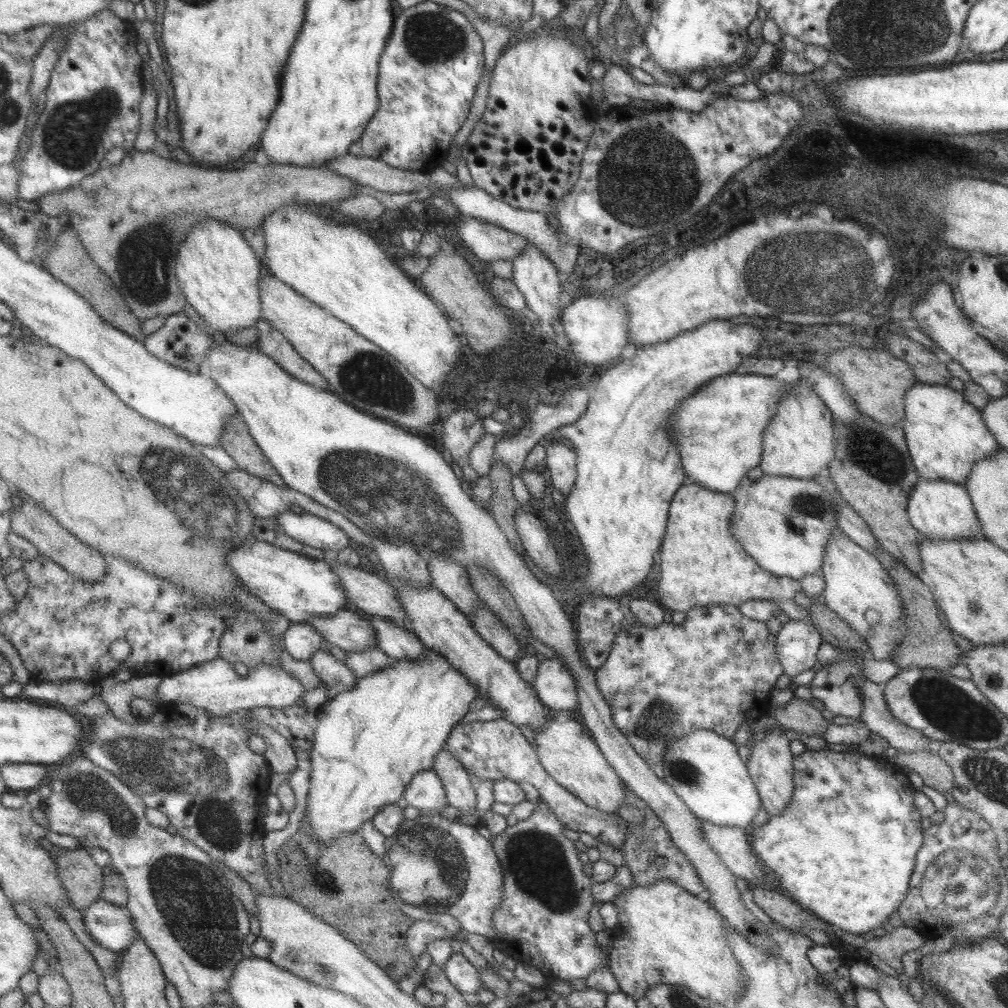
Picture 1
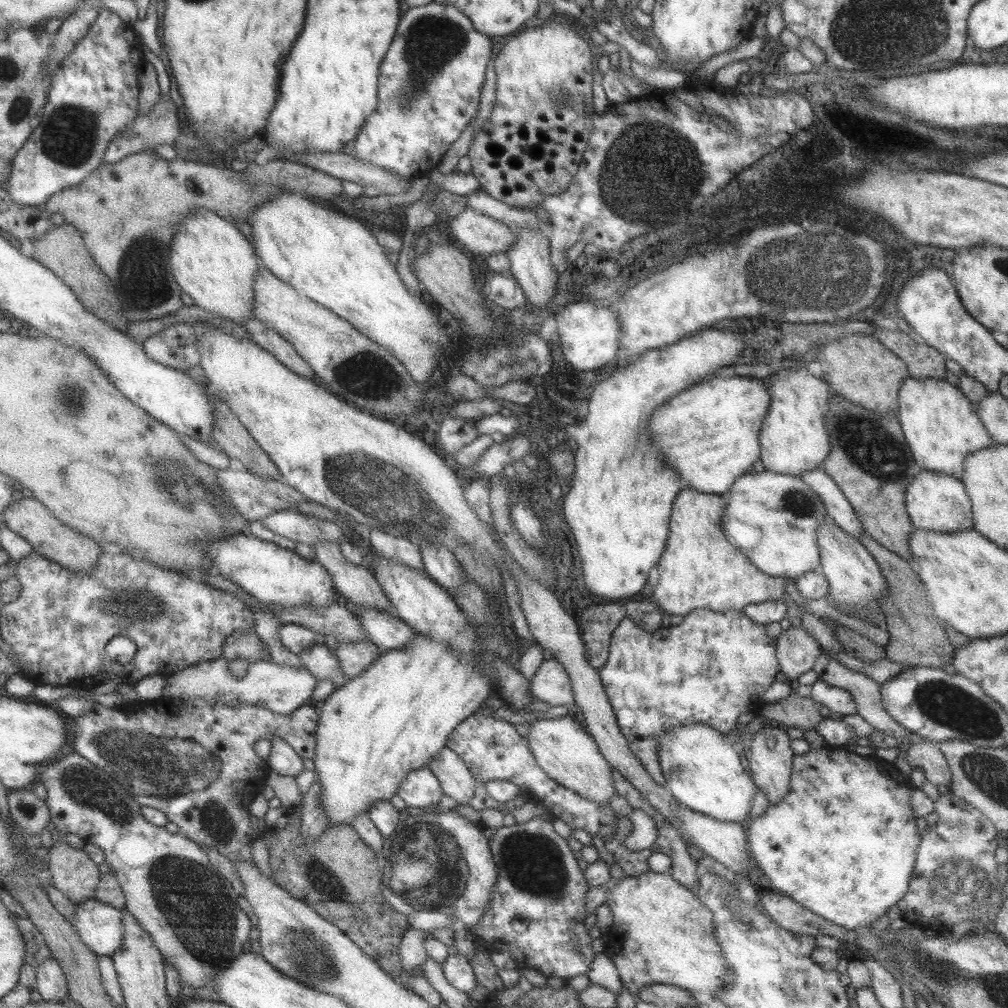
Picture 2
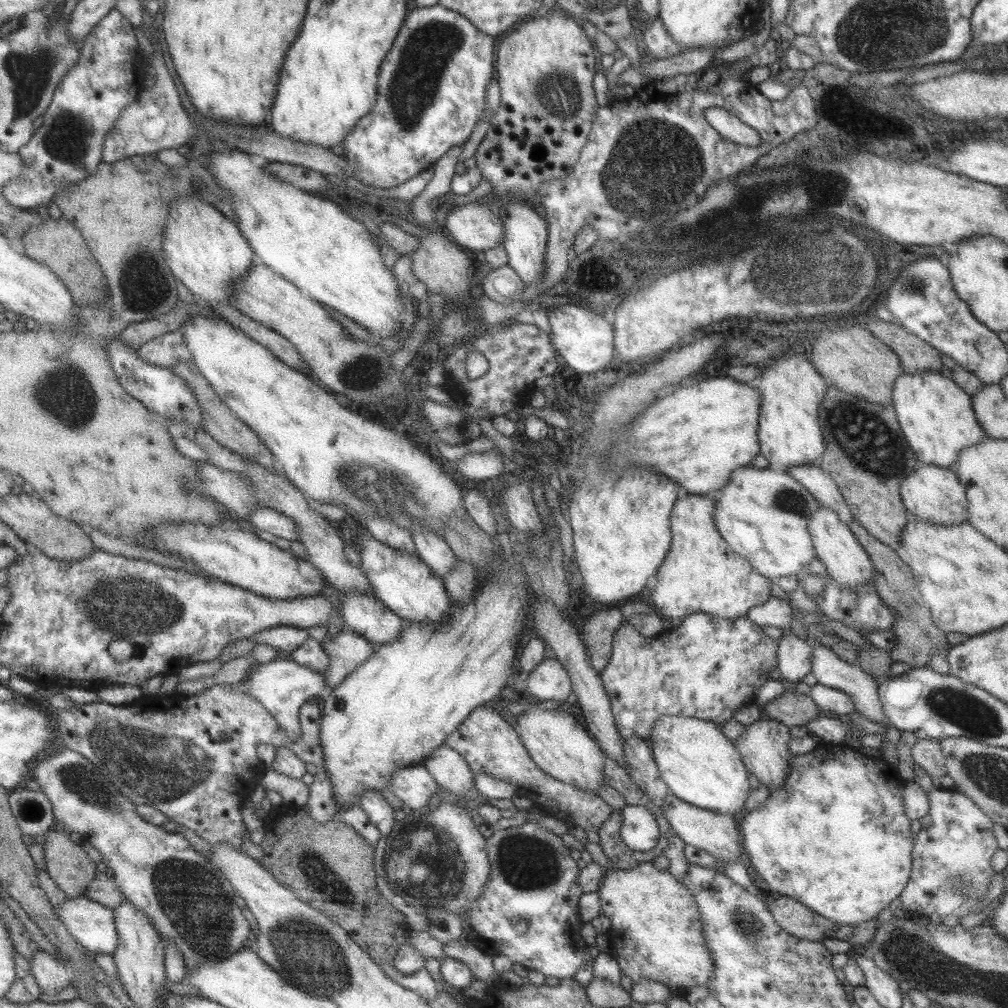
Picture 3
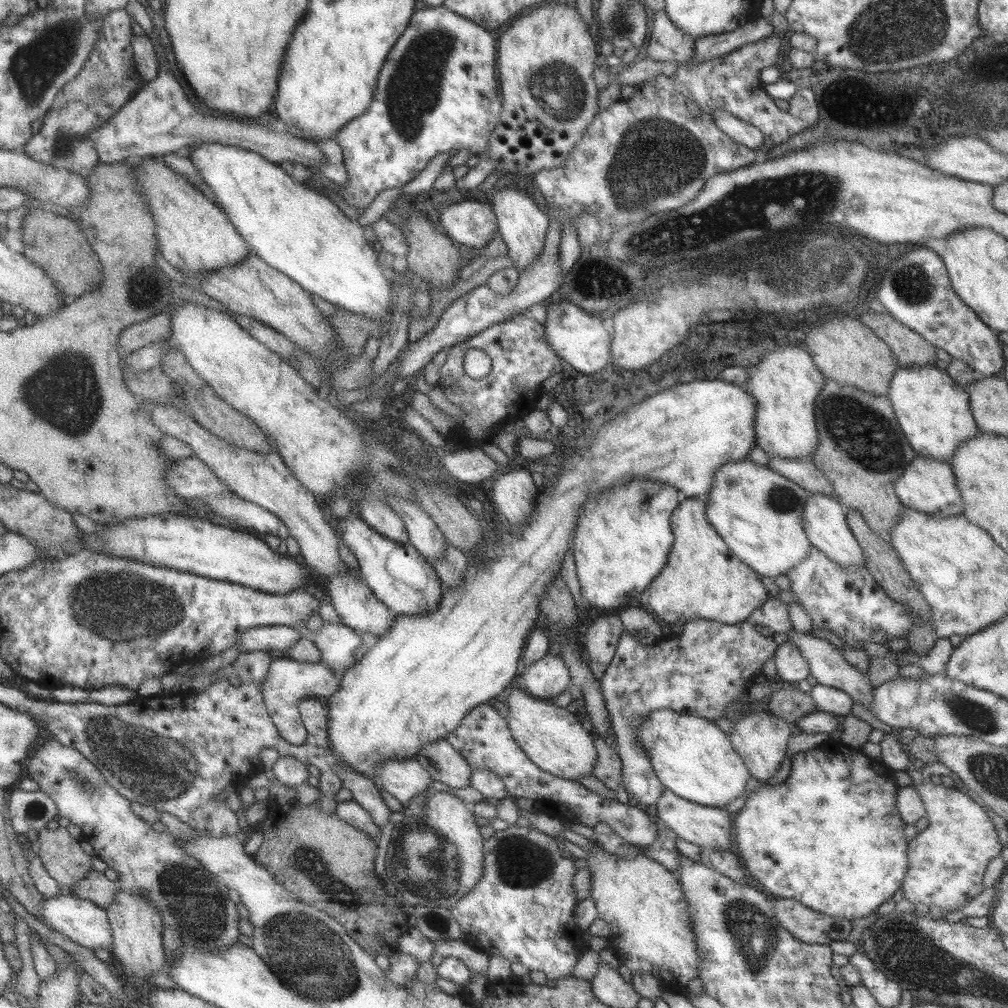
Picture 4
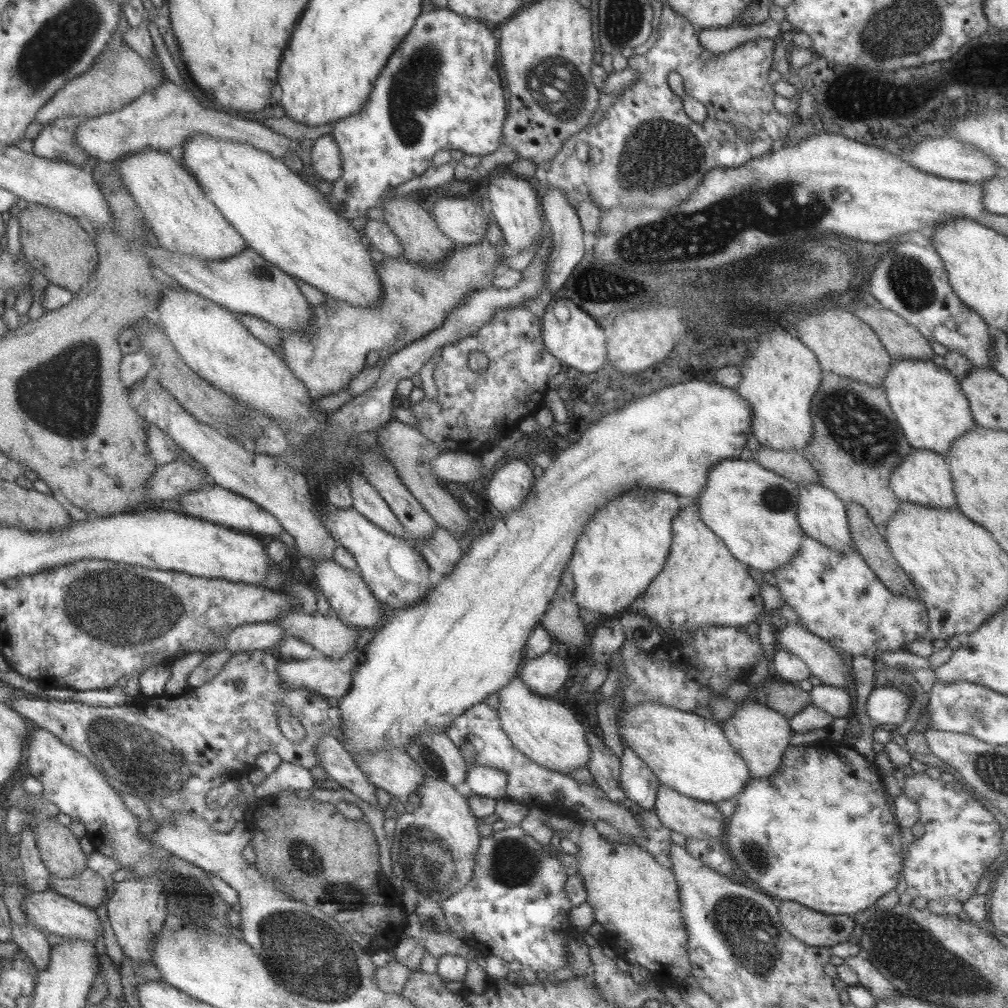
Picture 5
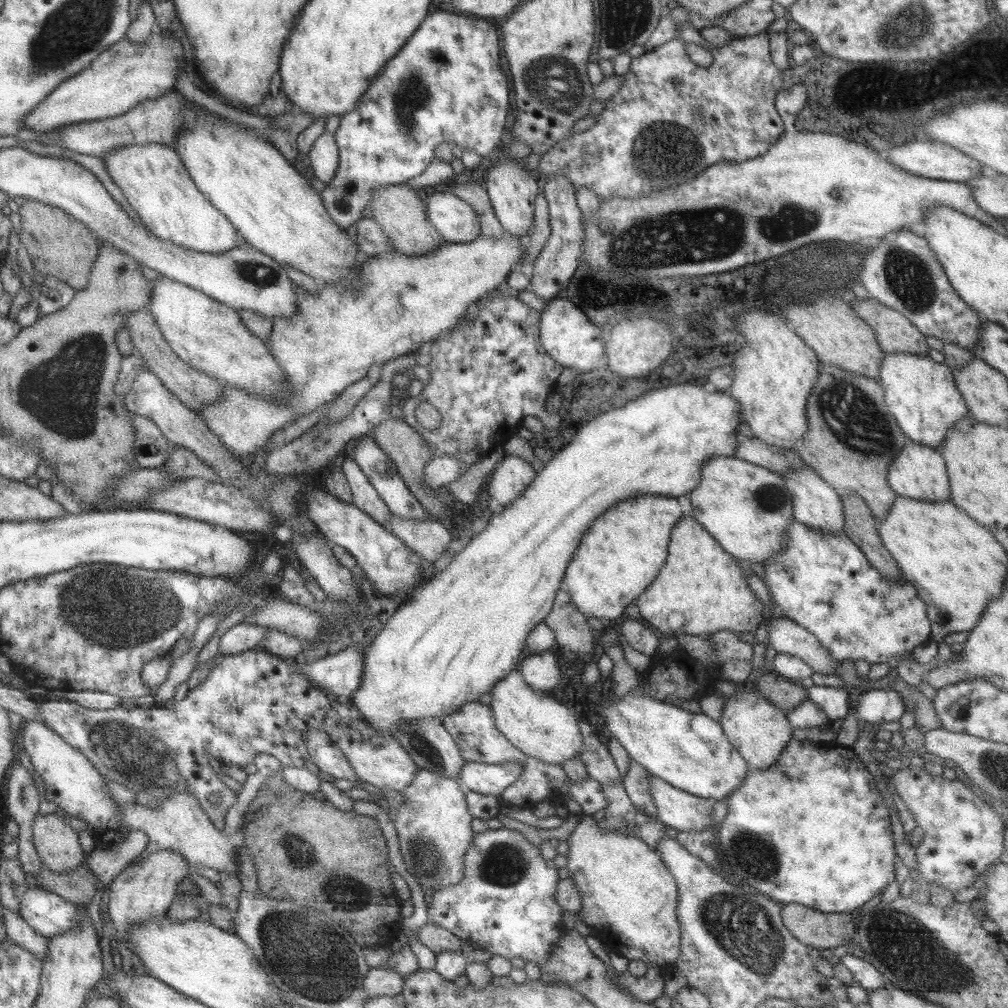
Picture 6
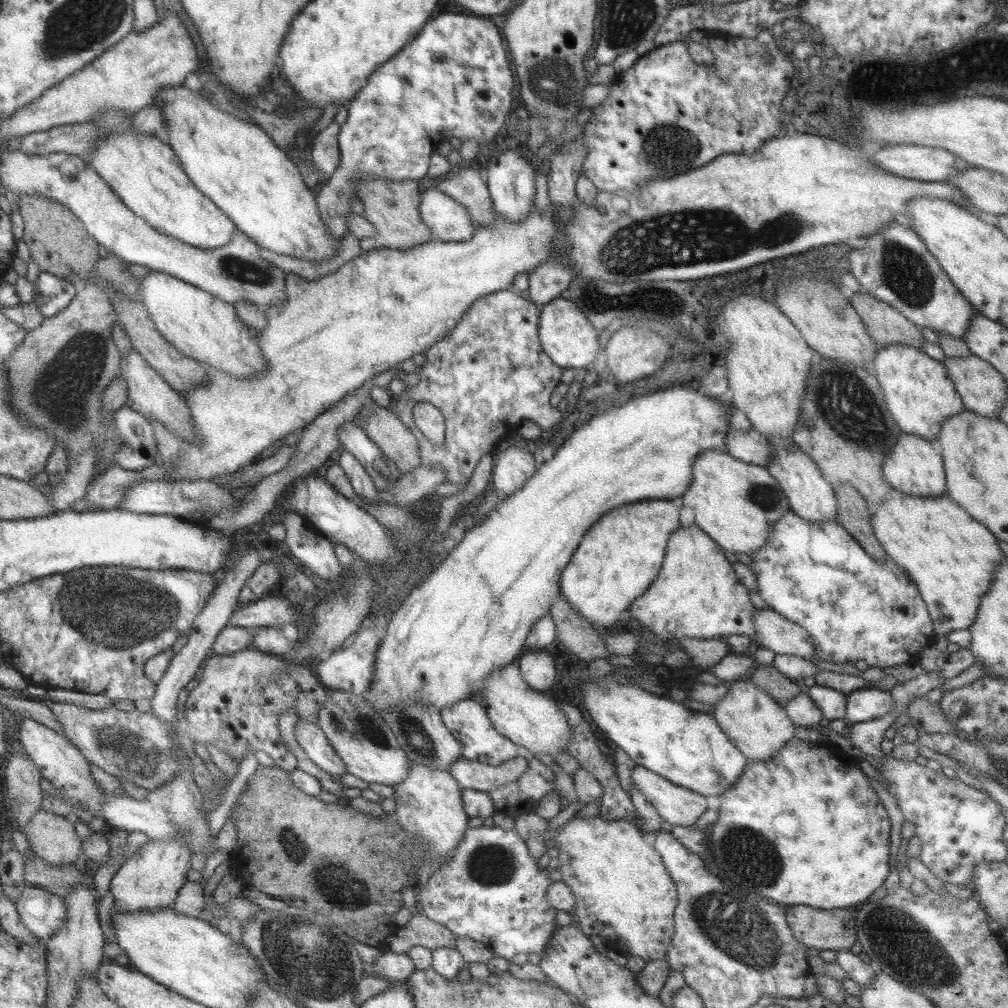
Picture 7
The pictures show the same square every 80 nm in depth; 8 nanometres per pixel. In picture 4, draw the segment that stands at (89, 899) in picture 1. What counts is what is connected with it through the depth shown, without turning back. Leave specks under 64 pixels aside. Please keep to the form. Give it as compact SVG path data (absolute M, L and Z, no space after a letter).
M56 825L47 826L38 831L38 839L35 844L39 848L37 856L41 859L43 867L49 877L57 881L63 894L69 894L69 889L80 880L85 879L85 875L91 871L91 859L89 855L79 847L79 839L71 838L65 827Z

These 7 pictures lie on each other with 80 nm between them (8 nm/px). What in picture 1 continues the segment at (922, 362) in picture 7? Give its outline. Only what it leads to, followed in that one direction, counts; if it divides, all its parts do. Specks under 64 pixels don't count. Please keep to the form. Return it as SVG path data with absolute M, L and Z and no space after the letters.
M914 381L904 394L901 426L912 465L918 478L925 480L964 485L973 464L1000 449L995 437L985 426L980 411L948 385Z

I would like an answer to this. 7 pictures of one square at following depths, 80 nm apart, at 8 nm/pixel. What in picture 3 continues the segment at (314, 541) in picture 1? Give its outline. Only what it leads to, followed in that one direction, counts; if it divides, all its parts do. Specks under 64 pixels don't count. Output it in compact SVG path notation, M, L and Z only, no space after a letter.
M258 506L248 514L245 521L248 521L255 528L273 533L273 536L290 541L298 540L296 524L282 512L277 512L269 507Z

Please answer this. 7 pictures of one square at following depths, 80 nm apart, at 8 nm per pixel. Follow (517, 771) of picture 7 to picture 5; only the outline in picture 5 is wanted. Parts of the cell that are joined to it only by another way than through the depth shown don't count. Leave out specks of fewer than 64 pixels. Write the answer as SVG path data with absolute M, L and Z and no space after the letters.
M469 765L464 782L475 795L496 800L506 796L509 778L490 766Z

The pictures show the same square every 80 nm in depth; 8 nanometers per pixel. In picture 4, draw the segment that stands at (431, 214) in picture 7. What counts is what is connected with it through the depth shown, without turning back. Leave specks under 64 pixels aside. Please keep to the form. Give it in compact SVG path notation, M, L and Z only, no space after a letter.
M463 200L451 205L443 205L440 208L439 222L445 230L447 236L463 250L476 248L480 251L491 242L494 232L497 229L496 216L491 207L486 206L477 200Z

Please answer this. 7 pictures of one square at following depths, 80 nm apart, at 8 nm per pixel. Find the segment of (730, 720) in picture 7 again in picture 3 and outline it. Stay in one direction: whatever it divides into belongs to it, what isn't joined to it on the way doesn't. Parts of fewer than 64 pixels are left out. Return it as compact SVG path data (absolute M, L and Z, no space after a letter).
M761 715L755 722L743 726L744 731L735 741L735 748L739 751L742 763L748 772L753 774L760 784L770 792L783 788L789 760L788 743L790 740L789 728L775 719Z

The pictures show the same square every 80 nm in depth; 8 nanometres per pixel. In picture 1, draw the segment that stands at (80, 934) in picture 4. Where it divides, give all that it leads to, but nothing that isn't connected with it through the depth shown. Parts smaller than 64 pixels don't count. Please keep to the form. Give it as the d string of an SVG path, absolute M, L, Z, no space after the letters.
M99 898L85 910L82 910L82 914L86 931L90 934L90 937L108 951L119 953L126 950L133 942L134 936L136 936L136 928L132 923L129 909L126 906L111 904Z

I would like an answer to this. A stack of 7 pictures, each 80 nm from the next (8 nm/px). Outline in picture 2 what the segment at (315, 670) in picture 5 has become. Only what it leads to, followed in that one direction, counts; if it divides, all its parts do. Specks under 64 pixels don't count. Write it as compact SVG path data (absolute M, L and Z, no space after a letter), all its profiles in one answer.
M222 657L211 661L200 661L173 673L166 678L162 696L172 699L192 700L202 698L212 704L222 702L235 706L240 702L265 707L282 715L290 715L299 705L308 704L310 694L317 680L305 668L293 668L272 664L270 661L256 661L248 666L244 677L231 674L228 662Z

